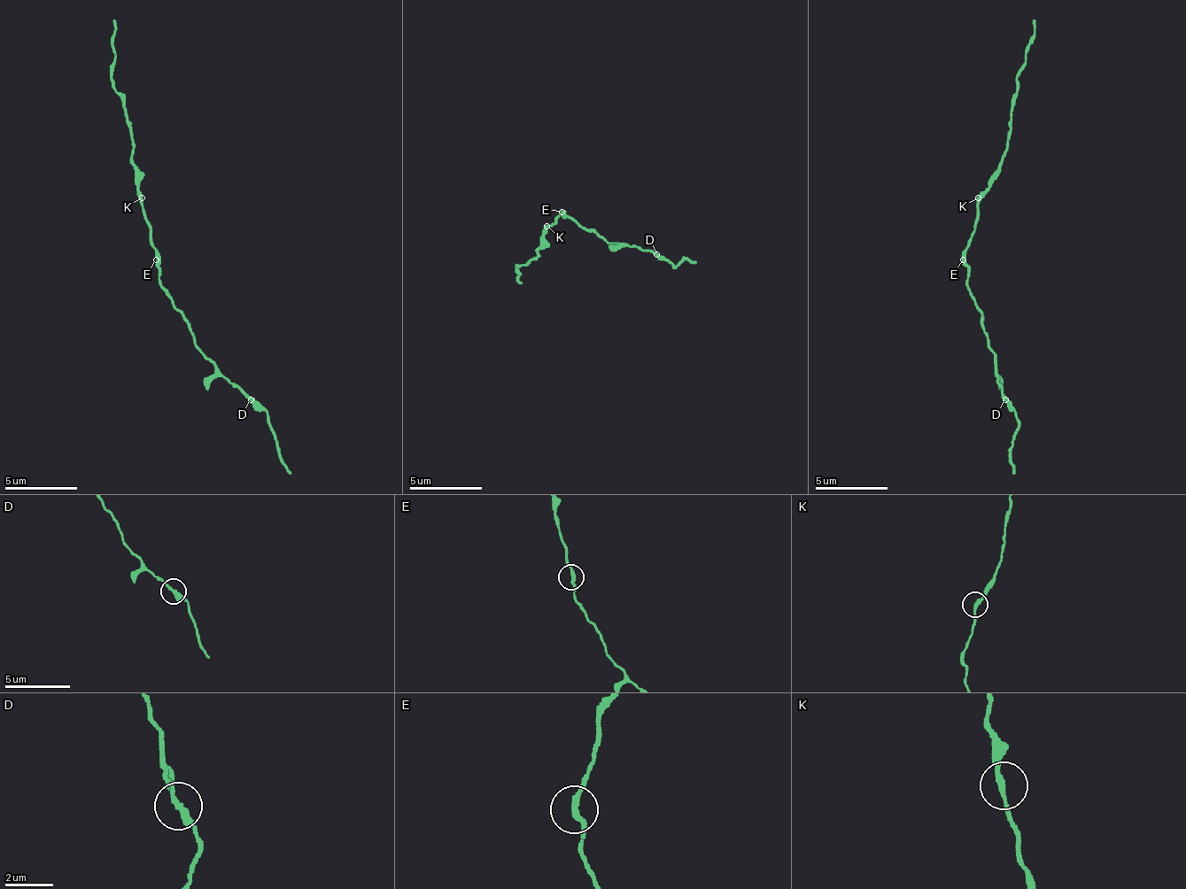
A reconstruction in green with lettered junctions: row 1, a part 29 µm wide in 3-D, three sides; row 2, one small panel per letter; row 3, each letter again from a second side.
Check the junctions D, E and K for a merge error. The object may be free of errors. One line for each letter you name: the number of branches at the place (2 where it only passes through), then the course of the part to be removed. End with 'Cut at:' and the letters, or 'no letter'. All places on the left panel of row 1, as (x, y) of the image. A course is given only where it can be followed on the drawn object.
Cut at: no letter

